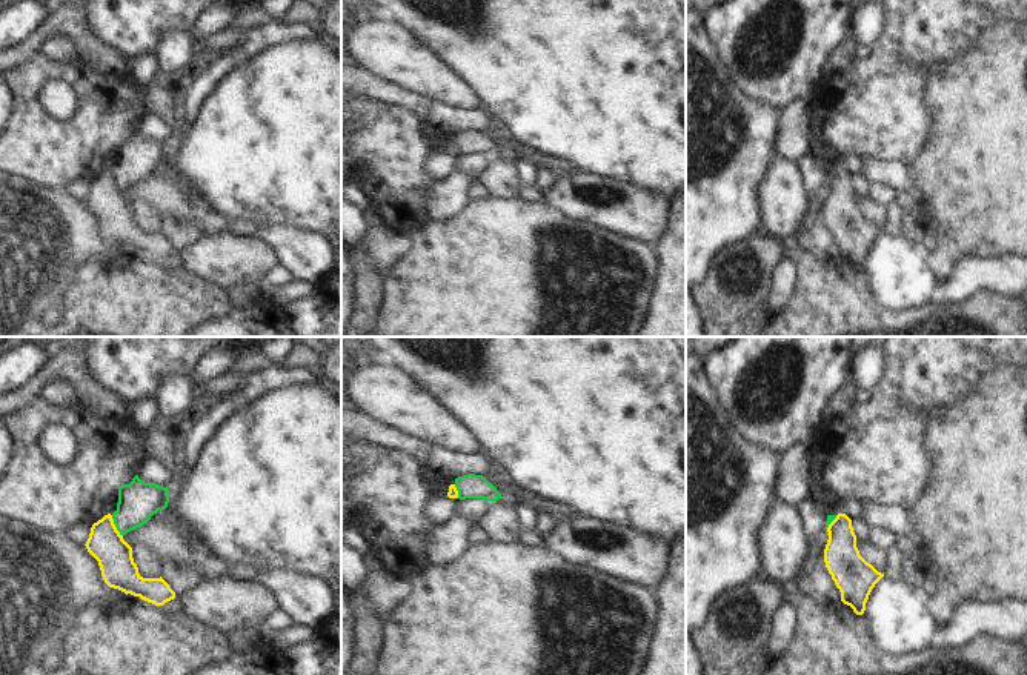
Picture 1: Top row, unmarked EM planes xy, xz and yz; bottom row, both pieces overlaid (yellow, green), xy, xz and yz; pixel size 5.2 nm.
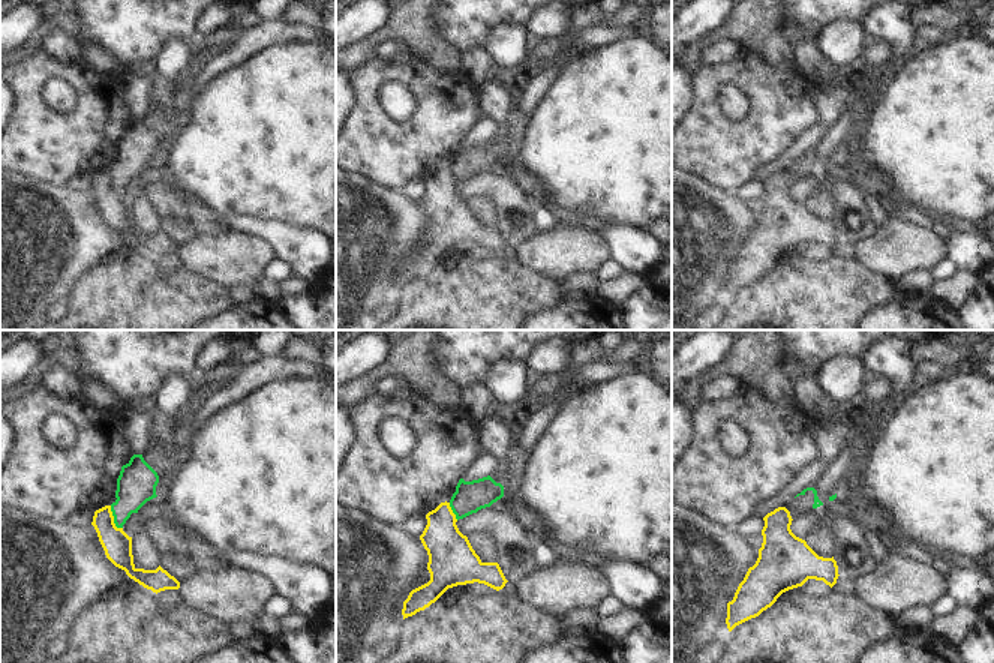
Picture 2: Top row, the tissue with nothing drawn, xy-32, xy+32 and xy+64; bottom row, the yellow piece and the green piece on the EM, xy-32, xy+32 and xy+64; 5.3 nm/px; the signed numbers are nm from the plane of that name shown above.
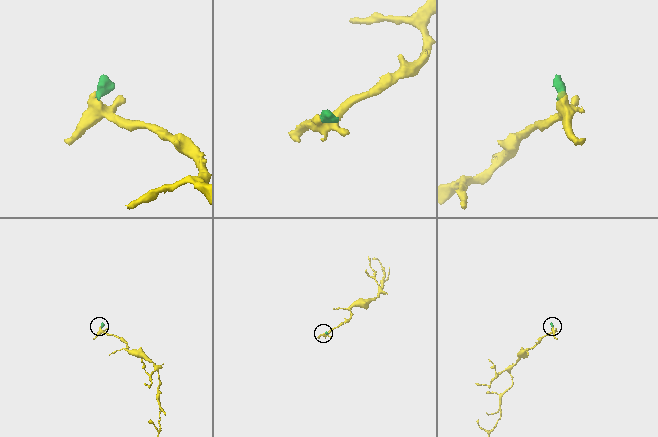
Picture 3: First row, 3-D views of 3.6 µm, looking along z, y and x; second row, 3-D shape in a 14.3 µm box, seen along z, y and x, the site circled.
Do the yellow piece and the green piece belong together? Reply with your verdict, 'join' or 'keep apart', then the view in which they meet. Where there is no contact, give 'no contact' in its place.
keep apart; meets yellow in xy

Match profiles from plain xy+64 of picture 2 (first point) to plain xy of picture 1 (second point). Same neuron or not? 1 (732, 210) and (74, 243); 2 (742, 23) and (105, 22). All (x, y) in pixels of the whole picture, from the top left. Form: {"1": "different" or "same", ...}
{"1": "same", "2": "different"}

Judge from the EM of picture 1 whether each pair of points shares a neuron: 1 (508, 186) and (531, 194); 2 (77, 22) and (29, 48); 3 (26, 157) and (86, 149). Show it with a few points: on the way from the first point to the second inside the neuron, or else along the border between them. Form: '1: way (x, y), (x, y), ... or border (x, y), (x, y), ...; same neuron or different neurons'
1: border (526, 185), (517, 197); different neurons
2: way (65, 22), (42, 36); same neuron
3: way (42, 151), (71, 149); same neuron

